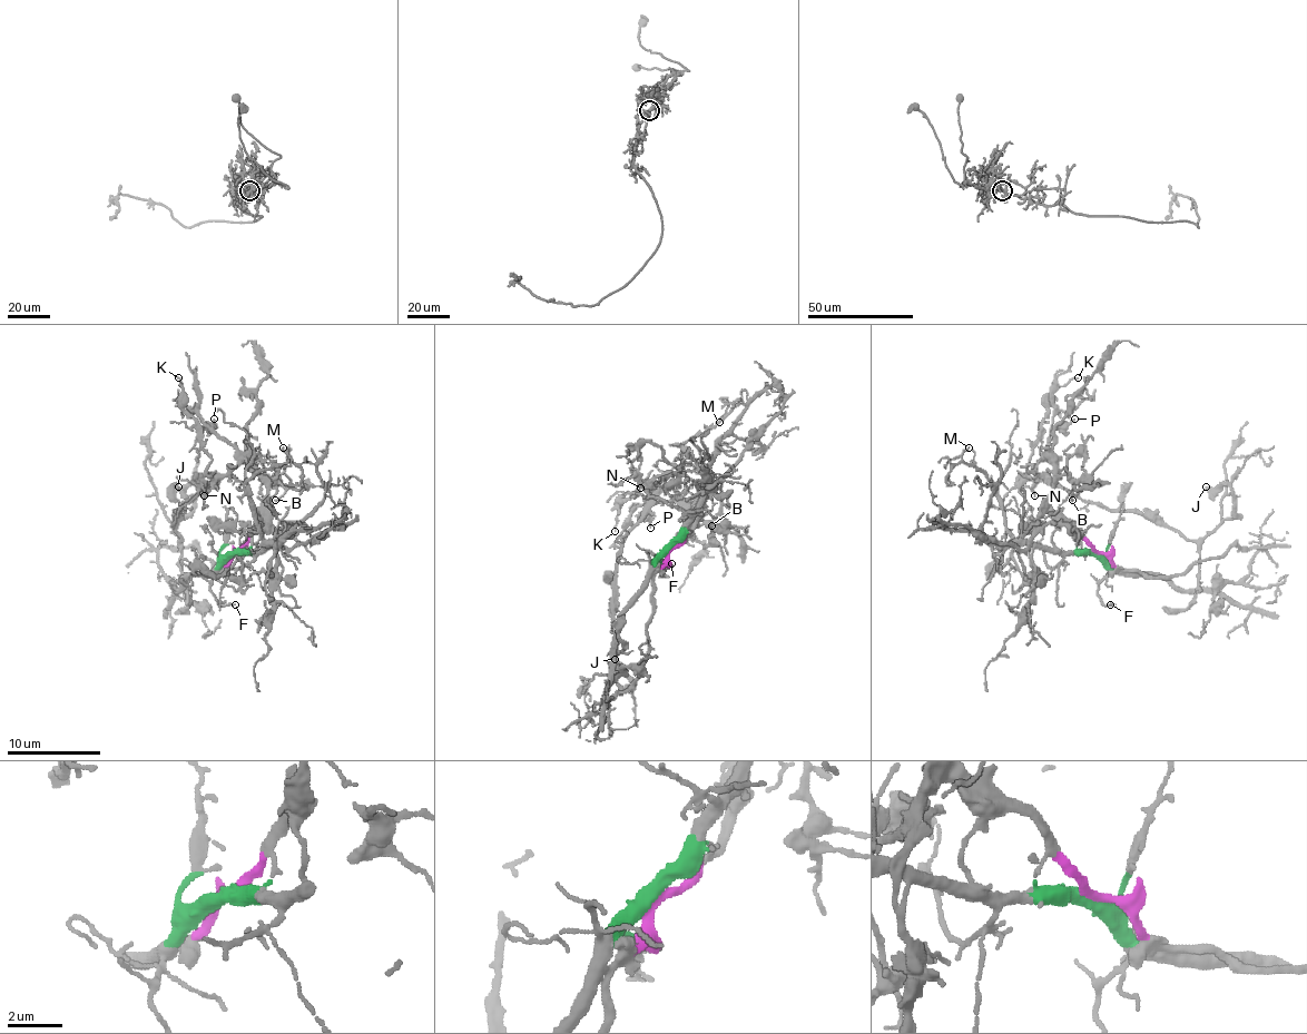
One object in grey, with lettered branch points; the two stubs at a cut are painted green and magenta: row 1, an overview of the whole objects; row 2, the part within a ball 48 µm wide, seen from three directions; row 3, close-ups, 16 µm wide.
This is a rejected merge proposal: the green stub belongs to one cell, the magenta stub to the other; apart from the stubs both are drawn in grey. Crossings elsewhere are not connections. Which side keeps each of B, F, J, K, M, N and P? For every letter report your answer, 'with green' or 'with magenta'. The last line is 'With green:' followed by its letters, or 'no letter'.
B: with magenta
F: with green
J: with magenta
K: with magenta
M: with green
N: with magenta
P: with magenta
With green: F, M

